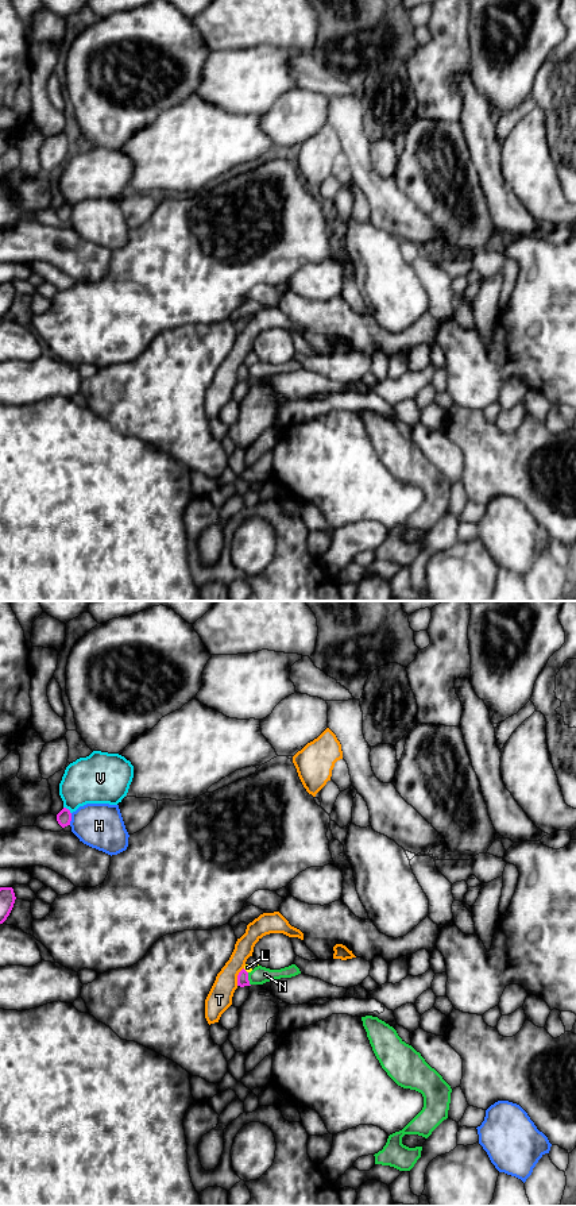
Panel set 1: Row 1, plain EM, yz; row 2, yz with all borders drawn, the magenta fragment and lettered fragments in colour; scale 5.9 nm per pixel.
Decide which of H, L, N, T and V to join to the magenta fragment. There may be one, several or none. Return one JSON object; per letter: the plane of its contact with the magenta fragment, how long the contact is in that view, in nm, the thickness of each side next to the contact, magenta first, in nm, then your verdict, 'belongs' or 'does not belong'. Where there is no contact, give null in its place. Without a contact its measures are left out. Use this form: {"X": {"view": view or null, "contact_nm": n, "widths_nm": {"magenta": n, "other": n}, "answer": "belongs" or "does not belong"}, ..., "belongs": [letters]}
{"H": {"view": "yz", "contact_nm": 70, "widths_nm": {"magenta": 90, "other": 280}, "answer": "does not belong"}, "L": {"view": "yz", "contact_nm": 40, "widths_nm": {"magenta": 70, "other": 50}, "answer": "does not belong"}, "N": {"view": "yz", "contact_nm": 80, "widths_nm": {"magenta": 70, "other": 110}, "answer": "does not belong"}, "T": {"view": "yz", "contact_nm": 120, "widths_nm": {"magenta": 70, "other": 150}, "answer": "does not belong"}, "V": {"view": "yz", "contact_nm": 60, "widths_nm": {"magenta": 90, "other": 280}, "answer": "does not belong"}, "belongs": []}

